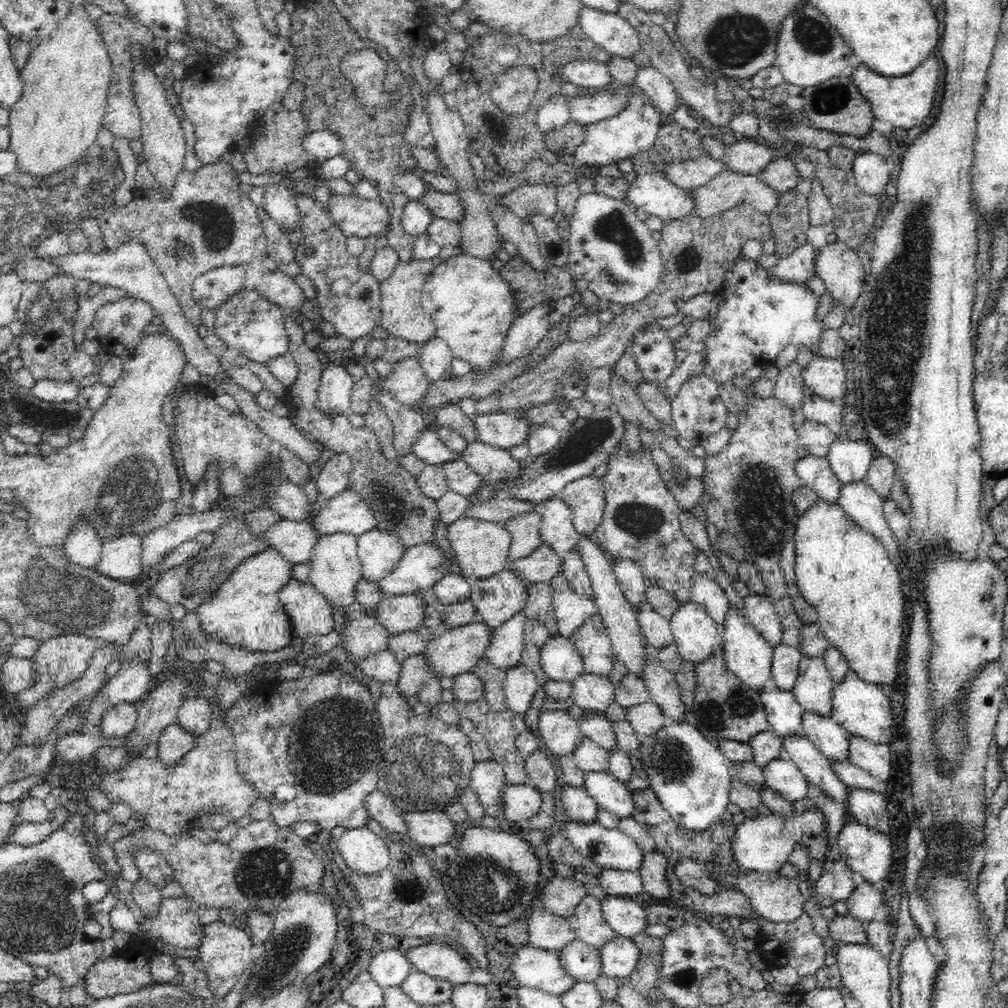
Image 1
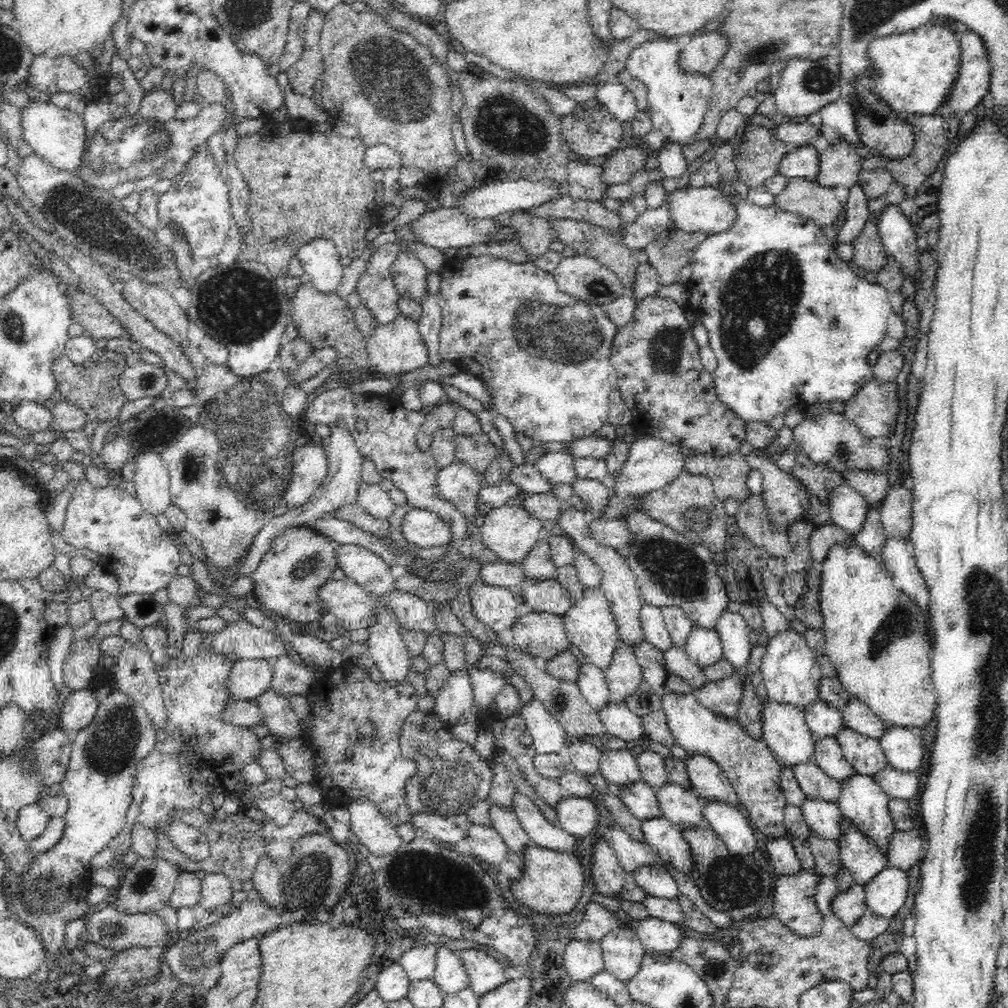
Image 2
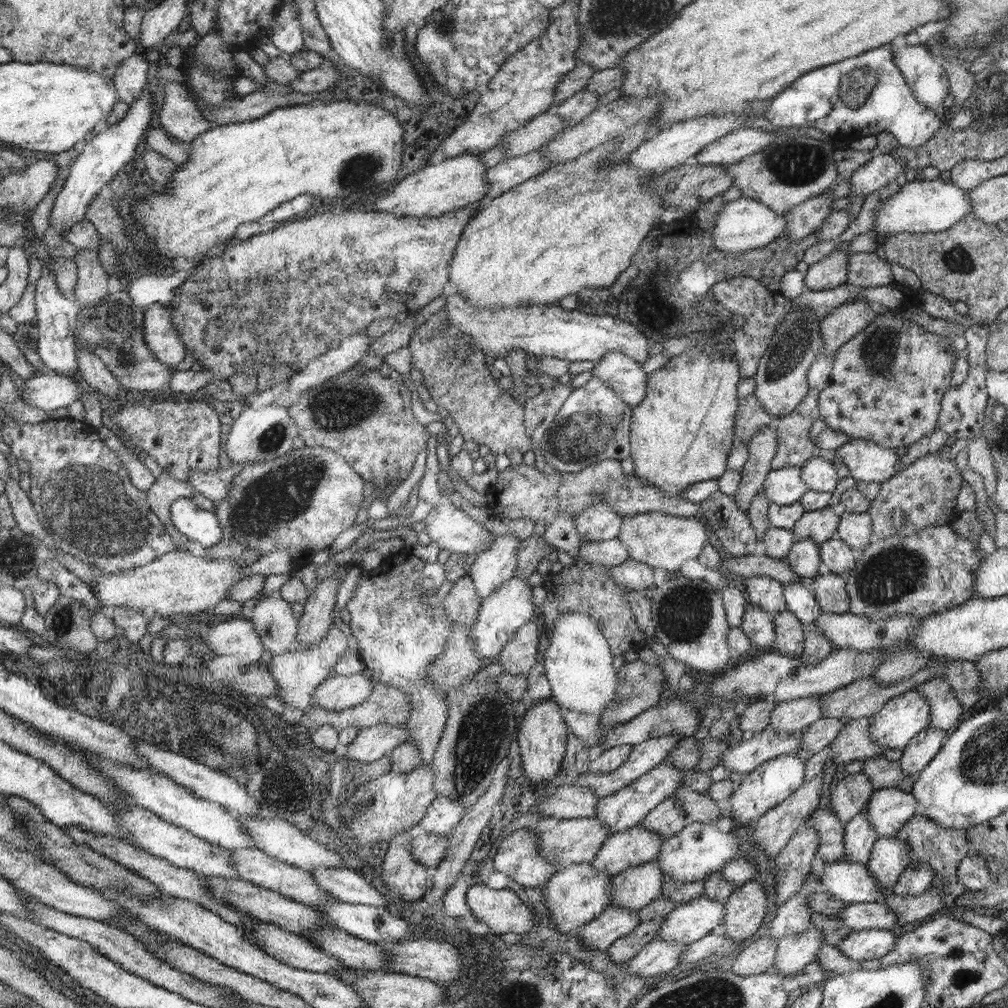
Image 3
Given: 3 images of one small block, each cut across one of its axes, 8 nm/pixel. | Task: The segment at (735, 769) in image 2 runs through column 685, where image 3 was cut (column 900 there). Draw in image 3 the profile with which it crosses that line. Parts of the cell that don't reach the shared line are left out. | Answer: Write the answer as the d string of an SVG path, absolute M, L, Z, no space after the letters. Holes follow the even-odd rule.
M920 691L898 694L871 716L871 738L881 748L903 751L912 738L929 727L931 714L930 703Z

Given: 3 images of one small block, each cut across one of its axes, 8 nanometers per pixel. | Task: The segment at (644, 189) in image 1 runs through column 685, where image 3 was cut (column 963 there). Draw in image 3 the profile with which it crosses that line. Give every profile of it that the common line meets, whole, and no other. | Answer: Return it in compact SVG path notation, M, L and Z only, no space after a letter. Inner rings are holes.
M936 179L930 181L908 181L884 204L878 208L874 218L874 231L877 233L879 247L882 246L885 236L900 232L913 234L940 233L954 227L970 213L972 203L970 195L958 188L951 180Z

